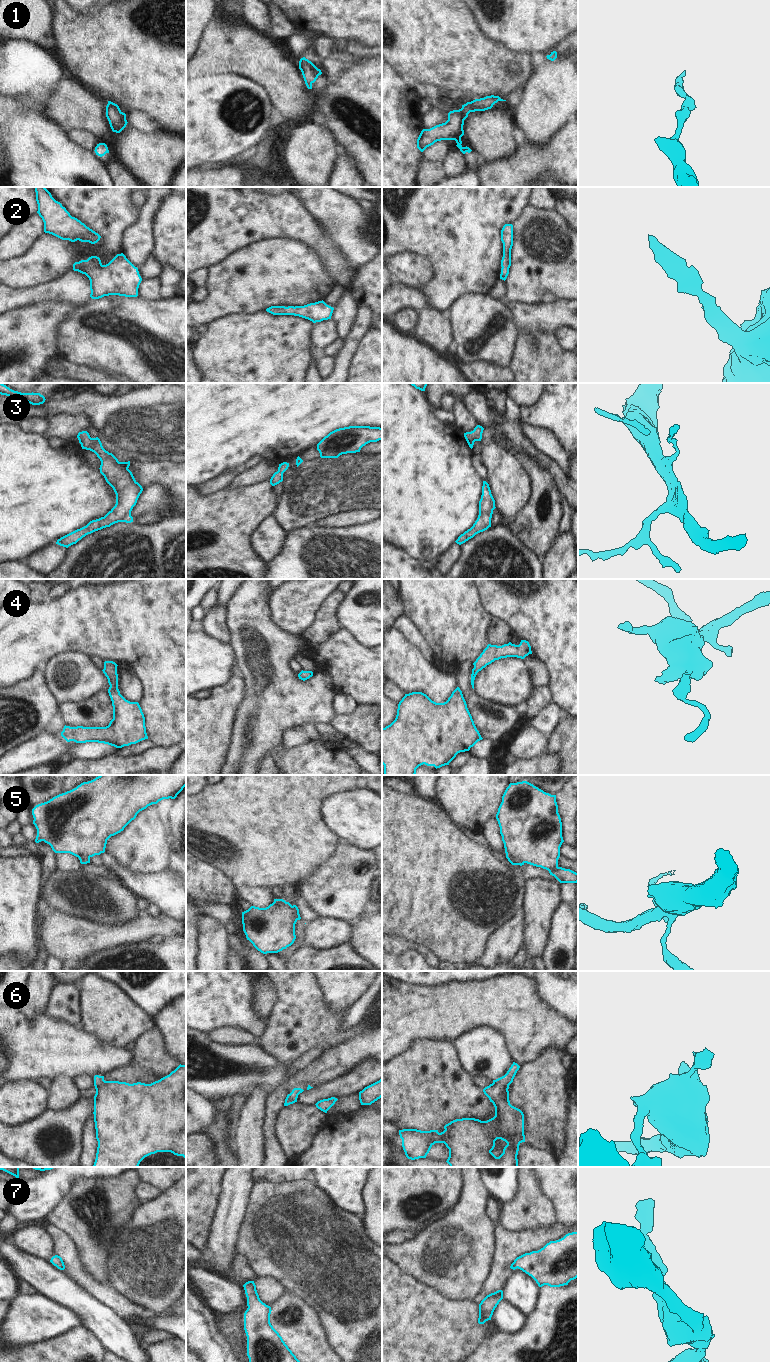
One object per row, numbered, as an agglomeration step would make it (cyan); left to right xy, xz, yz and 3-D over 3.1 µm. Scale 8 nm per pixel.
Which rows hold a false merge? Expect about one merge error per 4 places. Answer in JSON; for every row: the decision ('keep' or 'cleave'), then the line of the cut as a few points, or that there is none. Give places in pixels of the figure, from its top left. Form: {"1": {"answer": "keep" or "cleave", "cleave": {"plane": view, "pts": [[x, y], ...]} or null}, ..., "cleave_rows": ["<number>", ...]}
{"1": {"answer": "keep", "cleave": null}, "2": {"answer": "keep", "cleave": null}, "3": {"answer": "keep", "cleave": null}, "4": {"answer": "keep", "cleave": null}, "5": {"answer": "cleave", "cleave": {"plane": "yz", "pts": [[506, 852], [523, 863]]}}, "6": {"answer": "keep", "cleave": null}, "7": {"answer": "keep", "cleave": null}, "cleave_rows": ["5"]}

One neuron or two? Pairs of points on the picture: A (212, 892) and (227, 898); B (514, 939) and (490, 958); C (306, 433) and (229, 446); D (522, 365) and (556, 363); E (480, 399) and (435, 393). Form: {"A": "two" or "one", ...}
{"A": "one", "B": "one", "C": "one", "D": "one", "E": "two"}

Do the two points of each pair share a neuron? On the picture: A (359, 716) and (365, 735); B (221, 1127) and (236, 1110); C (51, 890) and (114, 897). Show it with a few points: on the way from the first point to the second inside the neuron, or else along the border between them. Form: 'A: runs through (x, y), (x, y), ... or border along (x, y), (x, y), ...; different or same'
A: runs through (361, 721), (363, 730); same
B: border along (228, 1109), (230, 1117), (229, 1140); different
C: runs through (67, 892), (98, 897); same

